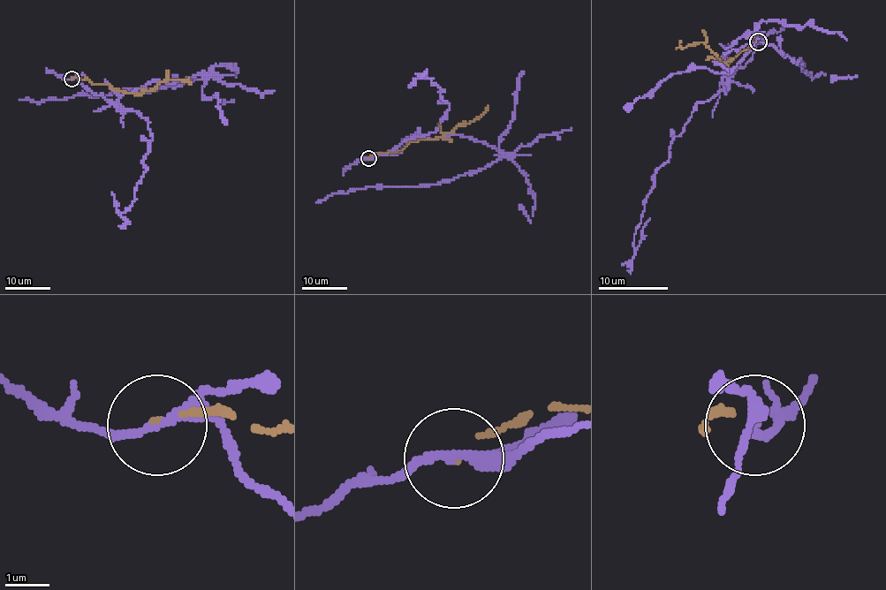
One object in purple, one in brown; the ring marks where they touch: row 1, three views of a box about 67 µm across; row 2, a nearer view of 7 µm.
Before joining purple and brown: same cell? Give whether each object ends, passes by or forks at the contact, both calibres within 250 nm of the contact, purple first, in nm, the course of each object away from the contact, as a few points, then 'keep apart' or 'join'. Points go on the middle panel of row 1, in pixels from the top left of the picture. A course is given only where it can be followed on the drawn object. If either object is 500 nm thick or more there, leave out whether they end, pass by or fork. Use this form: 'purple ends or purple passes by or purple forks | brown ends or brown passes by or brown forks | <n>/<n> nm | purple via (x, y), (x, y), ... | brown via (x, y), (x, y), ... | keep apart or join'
purple forks | brown ends | 190/80 nm | purple via (368, 158), (415, 136), (452, 134), (495, 147), (503, 155), (438, 184), (367, 186), (315, 201) | brown via (368, 158), (376, 153), (400, 151), (410, 142), (437, 139), (460, 124), (470, 123), (479, 117), (486, 108) | keep apart

